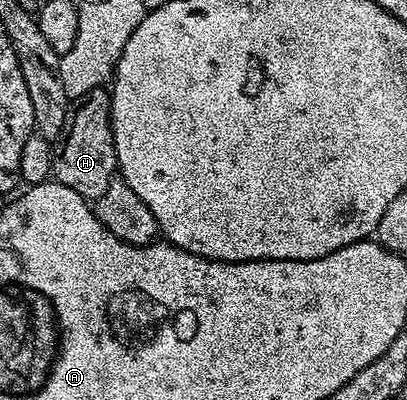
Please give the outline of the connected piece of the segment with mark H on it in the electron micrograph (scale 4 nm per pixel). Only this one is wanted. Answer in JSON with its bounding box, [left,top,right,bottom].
[52,87,117,202]

